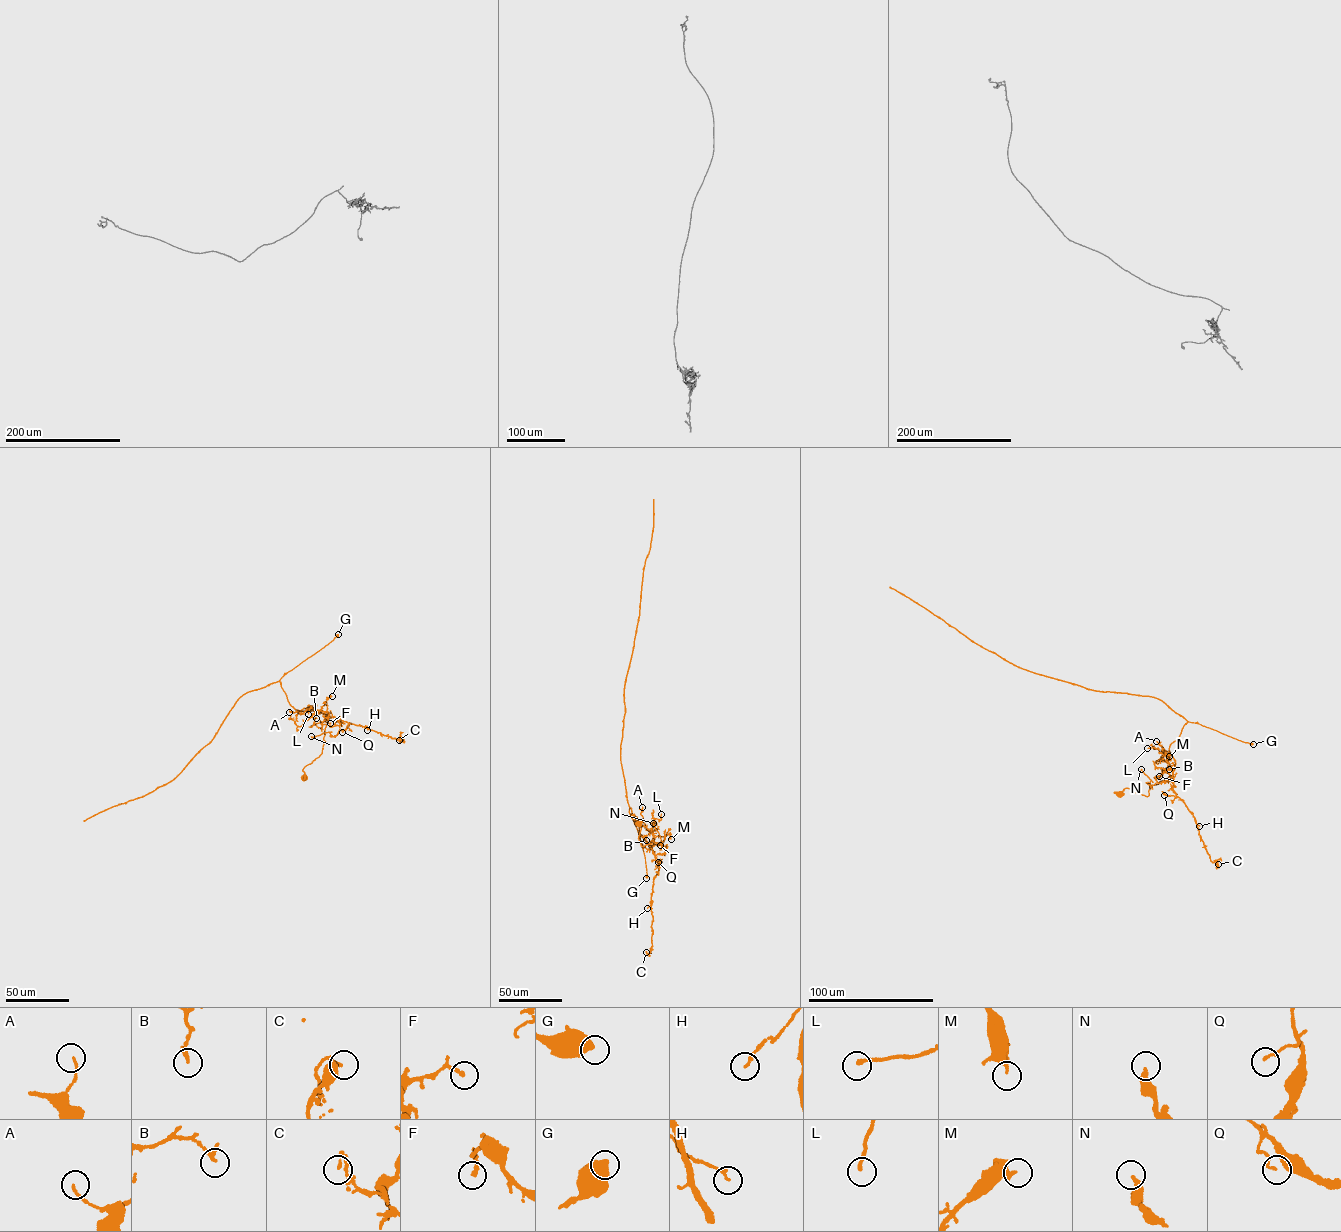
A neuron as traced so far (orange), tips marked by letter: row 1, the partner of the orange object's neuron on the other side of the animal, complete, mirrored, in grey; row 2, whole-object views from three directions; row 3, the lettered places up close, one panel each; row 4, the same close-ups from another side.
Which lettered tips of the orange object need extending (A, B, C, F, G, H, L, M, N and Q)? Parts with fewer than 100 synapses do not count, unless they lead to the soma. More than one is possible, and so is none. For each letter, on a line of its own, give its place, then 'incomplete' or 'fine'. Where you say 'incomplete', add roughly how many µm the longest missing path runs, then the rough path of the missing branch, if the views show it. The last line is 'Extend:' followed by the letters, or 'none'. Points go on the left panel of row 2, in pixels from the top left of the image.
A: at (289, 712); fine
B: at (316, 718); fine
C: at (399, 740); fine
F: at (330, 723); fine
G: at (338, 634); fine
H: at (367, 730); fine
L: at (308, 714); fine
M: at (332, 696); fine
N: at (311, 736); fine
Q: at (342, 732); fine
Extend: none

